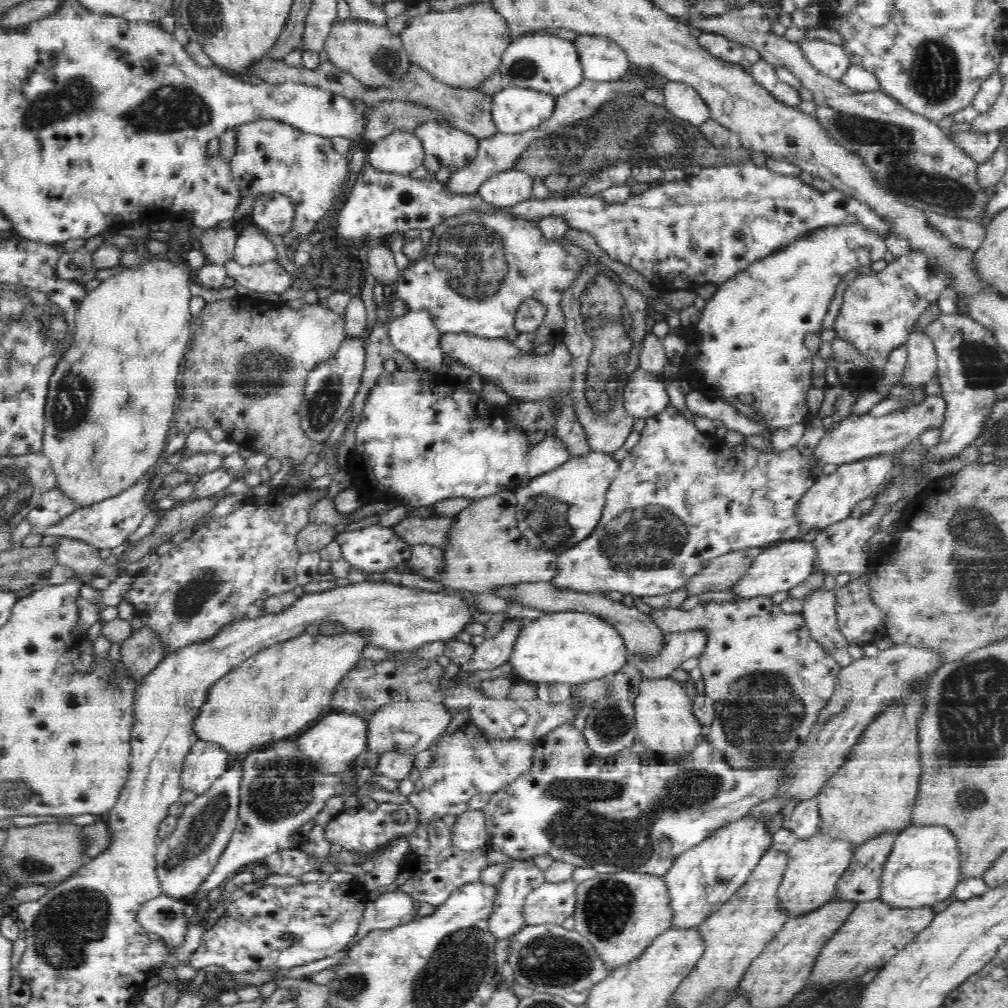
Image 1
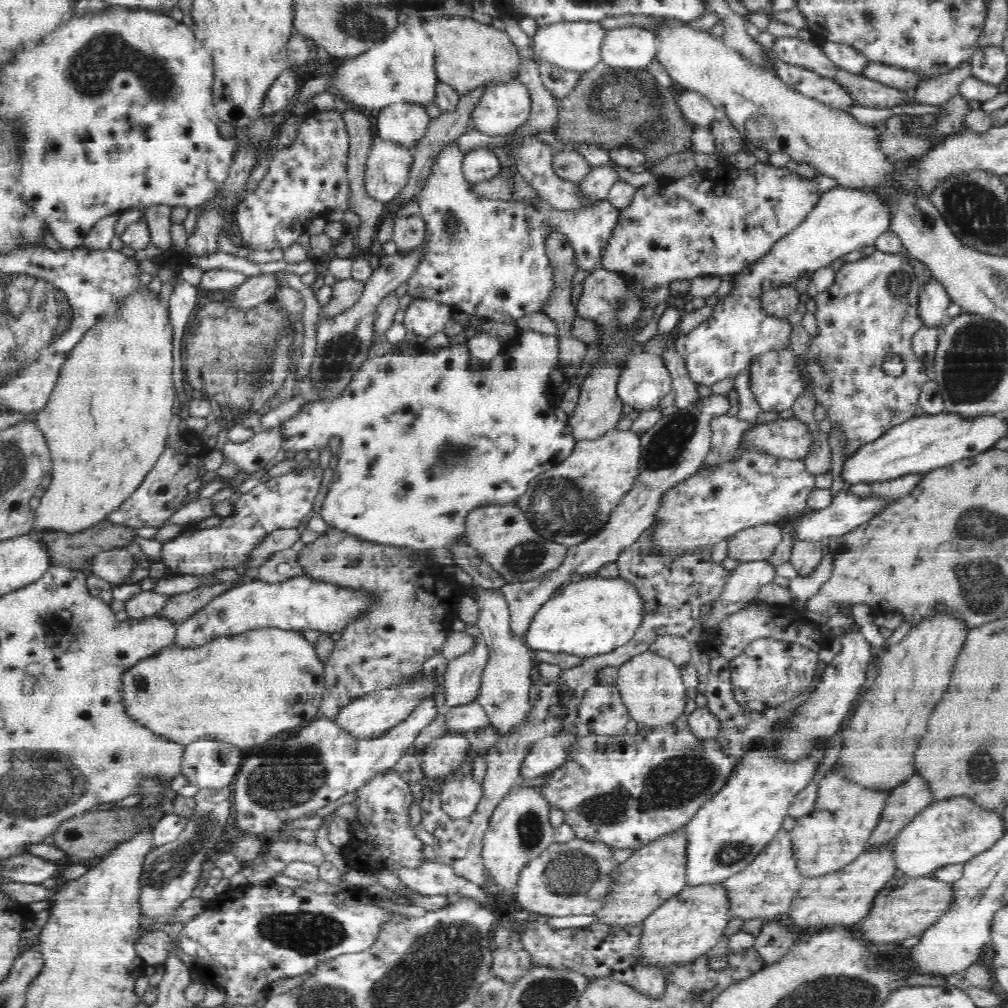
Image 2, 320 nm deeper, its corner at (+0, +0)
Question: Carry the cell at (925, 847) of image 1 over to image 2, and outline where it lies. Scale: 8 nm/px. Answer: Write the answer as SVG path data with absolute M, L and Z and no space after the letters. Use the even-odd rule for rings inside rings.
M958 797L928 806L914 818L892 844L892 861L896 876L912 880L936 879L936 872L951 864L969 863L990 850L1004 835L1000 815L983 812L966 797Z

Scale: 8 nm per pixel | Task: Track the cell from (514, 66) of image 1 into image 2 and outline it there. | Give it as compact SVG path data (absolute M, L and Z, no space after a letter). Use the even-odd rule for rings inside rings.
M598 22L552 23L540 26L534 36L530 38L534 55L529 58L538 61L541 66L552 66L565 72L584 75L600 64L600 47L605 31Z

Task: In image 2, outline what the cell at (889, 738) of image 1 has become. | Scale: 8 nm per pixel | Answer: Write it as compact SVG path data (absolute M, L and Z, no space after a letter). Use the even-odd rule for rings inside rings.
M952 613L928 619L913 628L906 638L893 644L881 657L878 676L866 693L850 721L850 730L843 734L842 751L834 766L834 772L857 788L888 794L898 790L917 773L914 769L914 754L919 748L921 736L926 732L927 722L936 704L946 694L954 662L966 638L964 623Z

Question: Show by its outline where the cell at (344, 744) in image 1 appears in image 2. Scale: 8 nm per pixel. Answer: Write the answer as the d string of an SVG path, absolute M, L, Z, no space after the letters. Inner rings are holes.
M426 676L410 681L397 689L381 690L357 698L340 708L330 721L355 740L374 740L396 724L402 722L412 712L412 708L428 694L433 694L435 685Z

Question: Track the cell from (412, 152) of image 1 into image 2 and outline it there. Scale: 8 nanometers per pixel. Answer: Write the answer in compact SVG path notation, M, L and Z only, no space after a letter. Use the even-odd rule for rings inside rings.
M395 104L375 114L373 132L376 138L394 143L409 151L429 130L430 117L424 107L410 104Z

